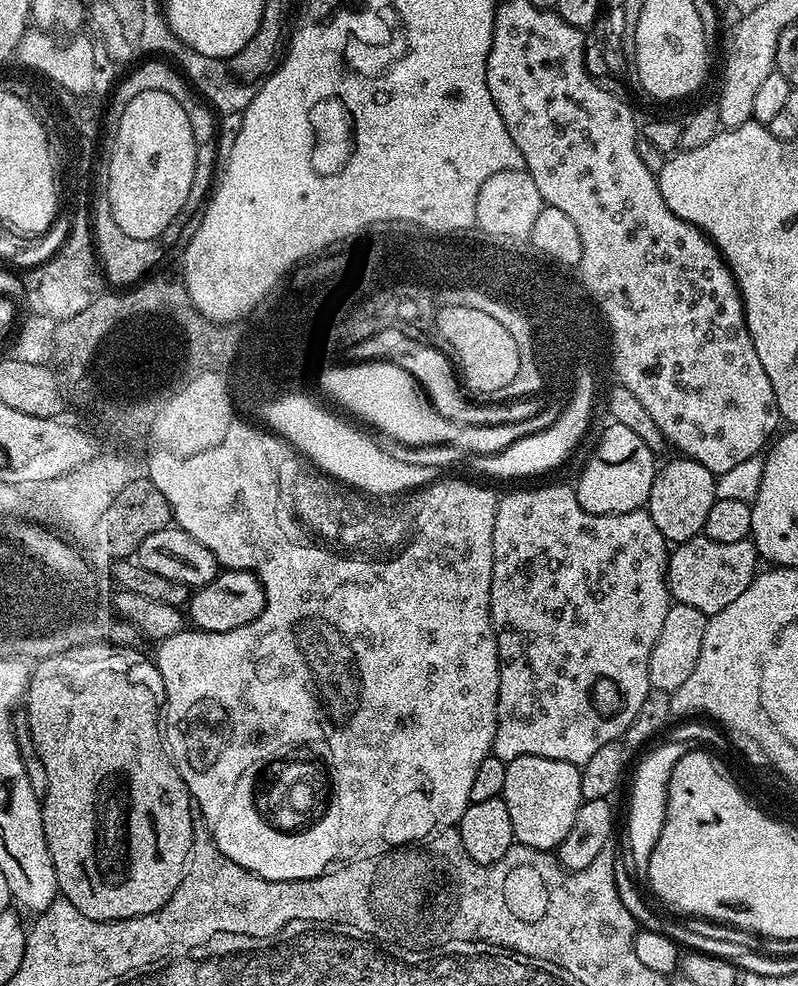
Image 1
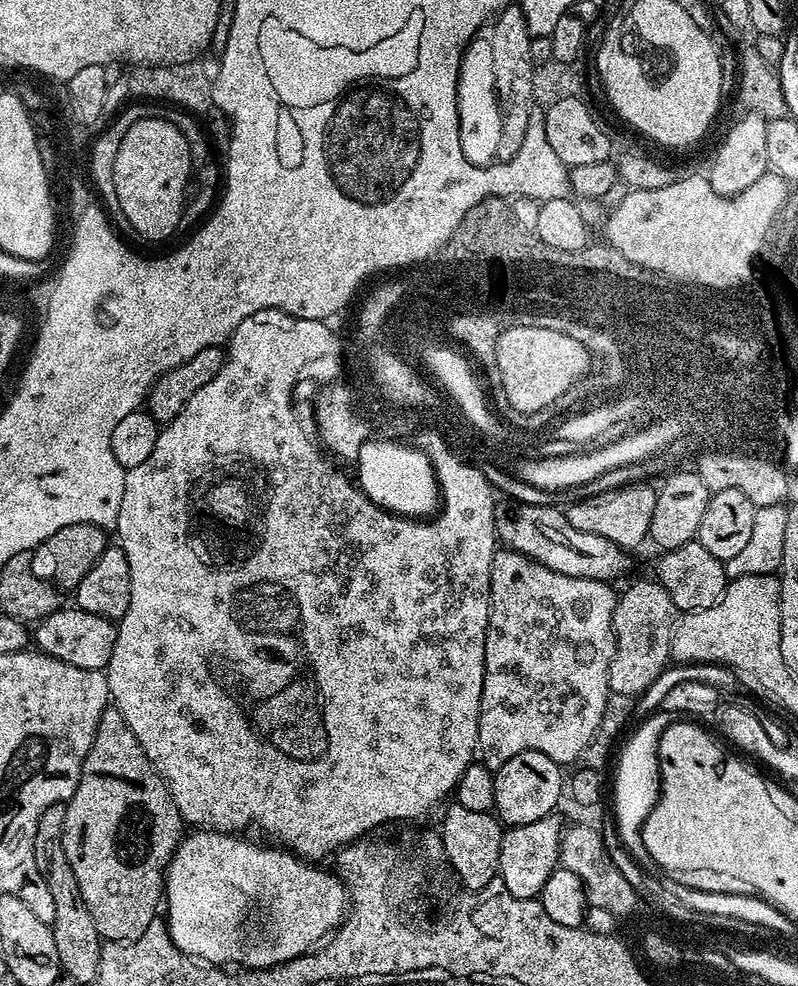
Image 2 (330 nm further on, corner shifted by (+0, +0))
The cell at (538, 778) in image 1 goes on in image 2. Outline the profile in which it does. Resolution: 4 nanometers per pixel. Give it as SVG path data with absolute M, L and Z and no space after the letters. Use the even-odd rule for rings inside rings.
M541 752L514 754L510 762L494 772L495 815L508 826L538 822L538 818L553 815L557 811L560 791L566 788L566 776L560 772L563 772L561 765L555 764Z

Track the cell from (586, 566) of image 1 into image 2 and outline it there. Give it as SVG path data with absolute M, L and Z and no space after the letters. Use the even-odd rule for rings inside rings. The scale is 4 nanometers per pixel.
M501 547L494 554L494 562L490 570L490 602L488 603L488 629L486 630L486 662L484 663L484 681L482 682L482 702L480 703L480 717L478 718L478 738L476 747L479 759L490 769L501 768L514 754L523 752L541 752L546 754L555 764L567 766L575 765L579 755L595 736L602 712L608 698L608 675L610 662L614 658L616 649L616 635L614 634L614 606L616 605L617 589L612 589L611 583L590 578L570 578L566 574L558 574L538 562L534 562L521 552L512 548Z

